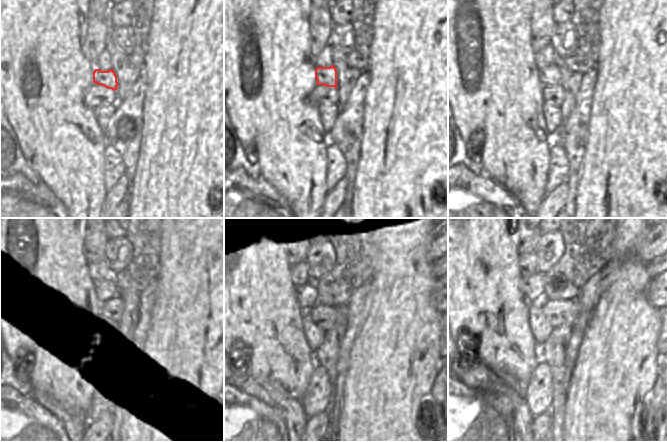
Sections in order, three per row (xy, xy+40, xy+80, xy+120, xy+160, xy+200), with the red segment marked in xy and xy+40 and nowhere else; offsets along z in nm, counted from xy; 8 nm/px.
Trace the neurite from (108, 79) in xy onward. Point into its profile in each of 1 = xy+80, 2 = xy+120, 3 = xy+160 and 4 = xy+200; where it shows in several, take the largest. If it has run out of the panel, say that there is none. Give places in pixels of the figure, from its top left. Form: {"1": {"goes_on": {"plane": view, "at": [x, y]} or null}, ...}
{"1": {"goes_on": {"plane": "xy+80", "at": [550, 75]}}, "2": {"goes_on": {"plane": "xy+120", "at": [104, 290]}}, "3": {"goes_on": {"plane": "xy+160", "at": [306, 294]}}, "4": {"goes_on": {"plane": "xy+200", "at": [532, 287]}}}

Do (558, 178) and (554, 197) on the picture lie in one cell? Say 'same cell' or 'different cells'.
different cells

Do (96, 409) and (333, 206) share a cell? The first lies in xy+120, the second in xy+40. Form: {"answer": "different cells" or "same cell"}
{"answer": "different cells"}

